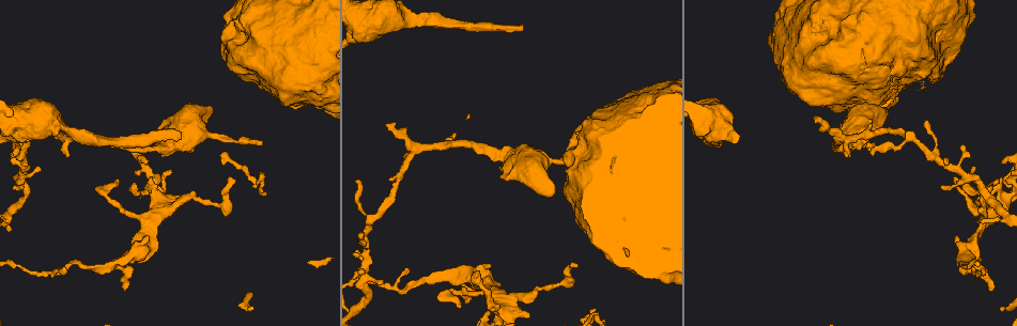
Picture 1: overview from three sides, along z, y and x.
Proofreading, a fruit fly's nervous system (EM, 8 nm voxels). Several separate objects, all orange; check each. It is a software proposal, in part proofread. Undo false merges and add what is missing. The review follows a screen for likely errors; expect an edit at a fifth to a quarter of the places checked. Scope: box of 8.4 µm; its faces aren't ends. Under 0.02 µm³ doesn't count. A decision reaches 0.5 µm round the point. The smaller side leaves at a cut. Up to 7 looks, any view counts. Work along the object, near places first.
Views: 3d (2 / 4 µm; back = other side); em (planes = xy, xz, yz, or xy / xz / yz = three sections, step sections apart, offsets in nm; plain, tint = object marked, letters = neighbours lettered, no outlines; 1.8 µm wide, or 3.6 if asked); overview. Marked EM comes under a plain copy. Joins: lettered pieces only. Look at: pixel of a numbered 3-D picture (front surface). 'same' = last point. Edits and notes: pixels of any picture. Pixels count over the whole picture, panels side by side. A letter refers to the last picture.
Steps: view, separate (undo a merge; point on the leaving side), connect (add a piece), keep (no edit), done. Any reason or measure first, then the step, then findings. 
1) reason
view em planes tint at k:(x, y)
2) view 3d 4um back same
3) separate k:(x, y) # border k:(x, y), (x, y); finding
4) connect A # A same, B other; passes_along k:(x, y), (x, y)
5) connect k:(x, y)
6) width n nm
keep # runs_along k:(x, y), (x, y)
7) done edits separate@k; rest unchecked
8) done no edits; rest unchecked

free end
view em planes letters at 1:(136, 184)

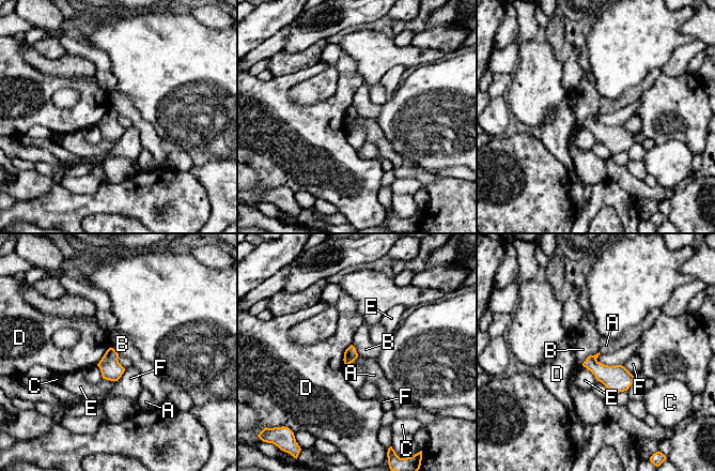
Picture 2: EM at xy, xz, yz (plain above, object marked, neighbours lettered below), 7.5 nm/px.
longest_contact F 170 nm
keep # A other, B other, C other, D other, E other, F other; border 2:(599, 351), (590, 354), (581, 364); no lettered piece goes on from it

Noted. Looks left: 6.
end of a long branch
view 3d 2um at 1:(523, 29)

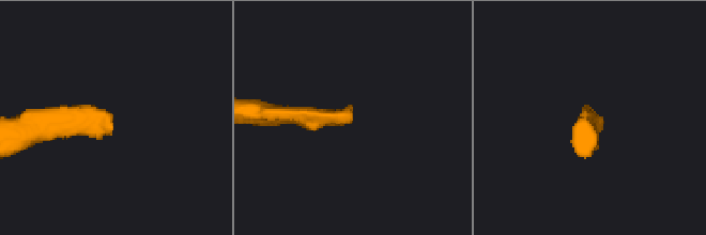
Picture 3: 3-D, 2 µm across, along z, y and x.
view em xz step 8 letters at 3:(112, 117)

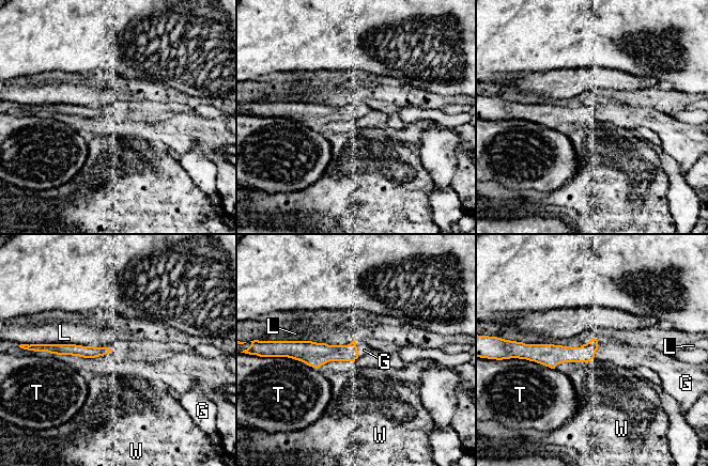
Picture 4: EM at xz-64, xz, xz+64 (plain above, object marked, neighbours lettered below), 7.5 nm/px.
view em planes letters same

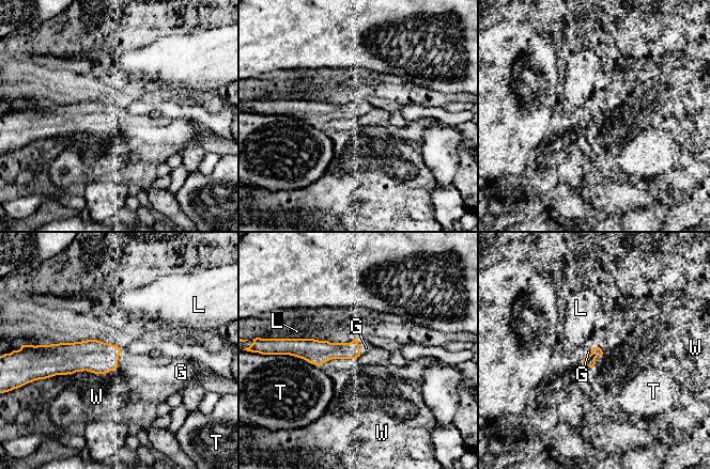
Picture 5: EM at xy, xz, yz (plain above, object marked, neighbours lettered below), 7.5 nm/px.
connect G # G same, L other, T other, W other; the neuron continues

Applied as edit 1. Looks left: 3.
an open end
view 3d 2um at 1:(396, 124)

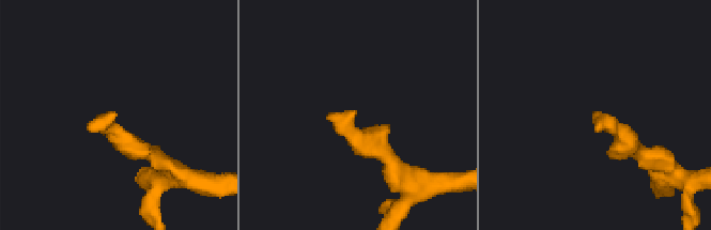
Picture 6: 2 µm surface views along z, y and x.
view em planes tint at 6:(355, 111)

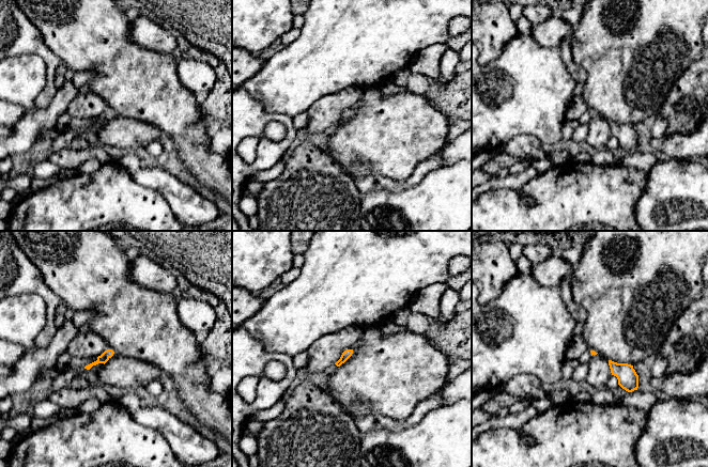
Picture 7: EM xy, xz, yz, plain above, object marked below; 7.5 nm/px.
see the neighbours
view em planes letters same

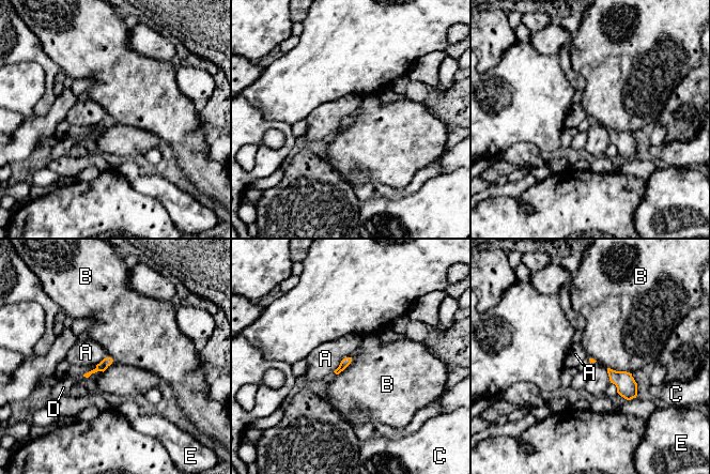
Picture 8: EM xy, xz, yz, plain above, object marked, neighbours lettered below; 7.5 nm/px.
keep # A other, B other, C other, D other, E other; border 8:(350, 356), (345, 356), (333, 371); none of them fits

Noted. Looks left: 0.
done edits connect@5; rest unchecked

